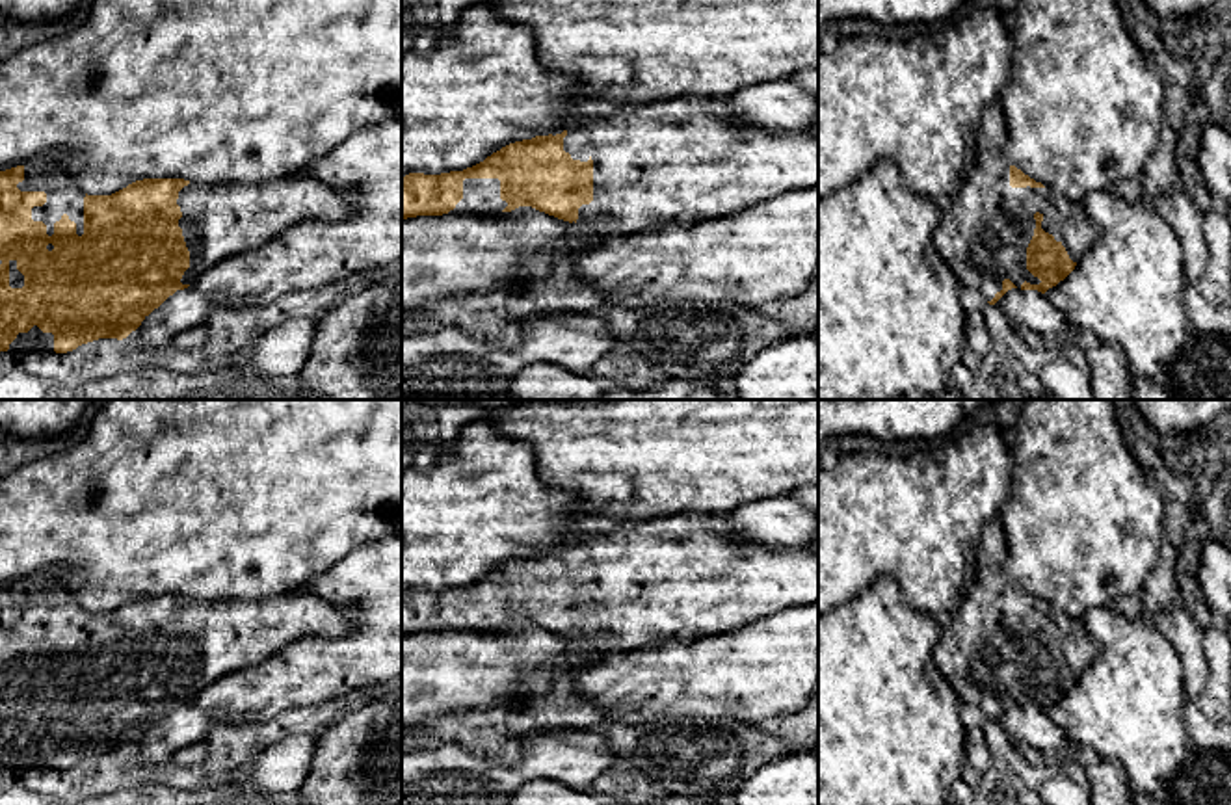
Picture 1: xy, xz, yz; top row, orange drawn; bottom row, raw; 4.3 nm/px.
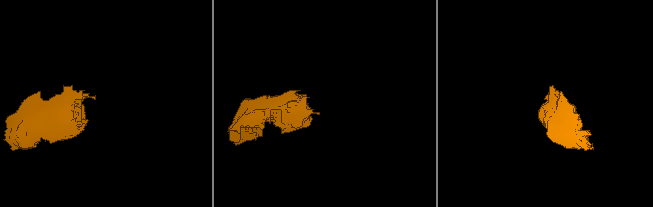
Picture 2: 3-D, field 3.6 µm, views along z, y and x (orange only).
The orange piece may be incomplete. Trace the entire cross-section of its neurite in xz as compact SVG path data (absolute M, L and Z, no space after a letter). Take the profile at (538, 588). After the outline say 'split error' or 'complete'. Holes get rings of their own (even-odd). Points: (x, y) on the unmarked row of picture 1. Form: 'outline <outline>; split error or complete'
outline M682 513L666 517L649 517L645 521L623 522L616 532L595 534L578 543L563 547L562 550L536 552L502 563L487 573L483 578L463 587L450 587L441 591L409 589L402 595L402 636L417 632L443 632L443 630L470 630L470 632L498 632L511 628L519 623L532 623L539 628L558 636L589 643L597 654L610 656L616 653L640 653L649 647L658 647L664 641L679 640L688 641L703 636L716 636L729 632L759 617L770 617L779 610L790 606L805 606L818 600L818 552L807 547L762 547L736 539L729 530L725 515L710 513Z; split error

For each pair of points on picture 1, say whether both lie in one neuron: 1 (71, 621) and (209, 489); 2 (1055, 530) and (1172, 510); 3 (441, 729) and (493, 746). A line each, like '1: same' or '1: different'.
1: different
2: different
3: same

